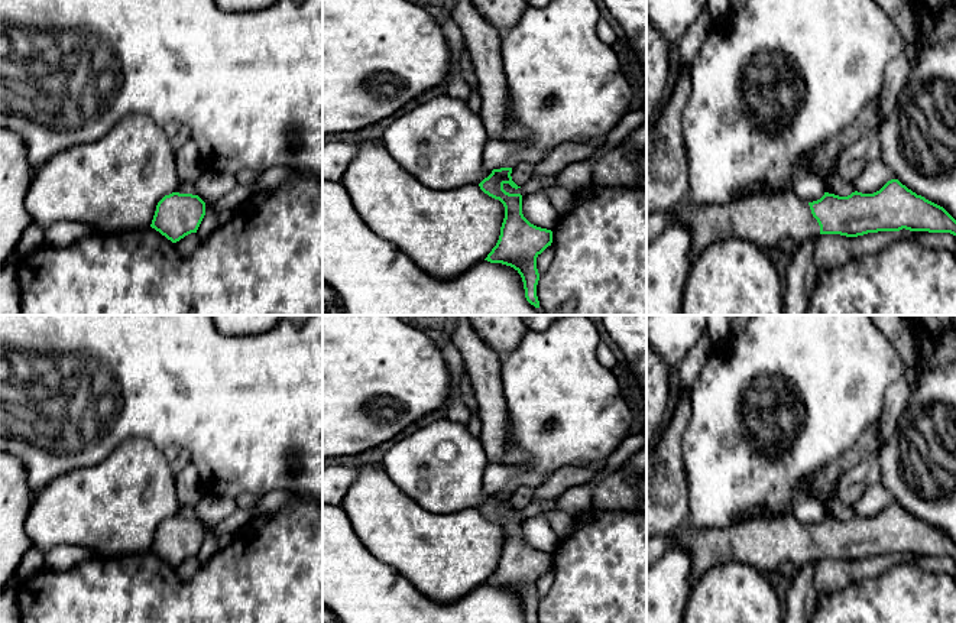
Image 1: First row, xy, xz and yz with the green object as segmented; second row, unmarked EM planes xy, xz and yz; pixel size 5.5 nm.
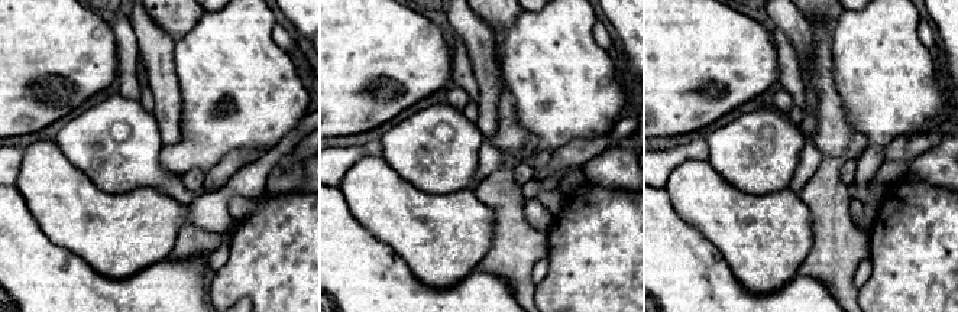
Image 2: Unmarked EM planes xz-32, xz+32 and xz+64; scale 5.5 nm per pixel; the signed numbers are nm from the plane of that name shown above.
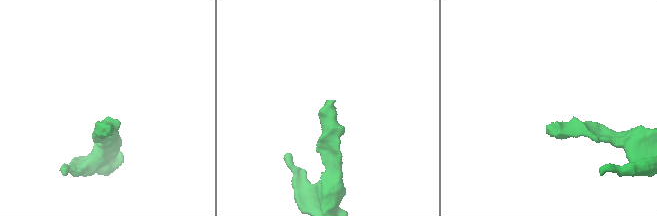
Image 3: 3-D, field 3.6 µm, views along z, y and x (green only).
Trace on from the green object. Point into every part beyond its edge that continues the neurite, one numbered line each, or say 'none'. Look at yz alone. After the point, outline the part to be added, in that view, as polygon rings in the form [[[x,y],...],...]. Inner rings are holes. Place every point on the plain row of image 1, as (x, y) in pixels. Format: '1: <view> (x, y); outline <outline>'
1: yz (764, 544); outline [[[793,515],[745,520],[730,529],[681,529],[668,536],[646,539],[646,571],[670,548],[681,548],[691,558],[690,583],[697,583],[710,568],[736,561],[765,574],[782,562],[800,568],[820,559],[820,549],[808,526]]]

